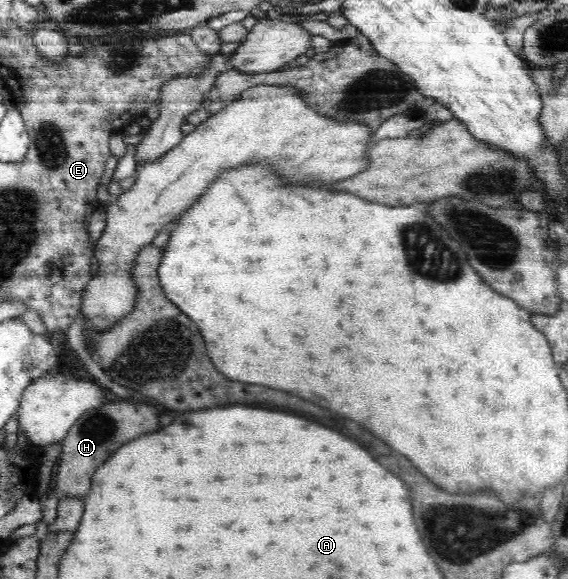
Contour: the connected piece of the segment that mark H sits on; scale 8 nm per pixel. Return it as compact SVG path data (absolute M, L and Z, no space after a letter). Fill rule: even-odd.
M121 401L121 403L109 403L101 405L97 409L85 411L71 426L67 437L61 441L62 452L59 468L55 477L57 483L54 487L54 495L59 499L67 497L84 497L89 493L92 477L101 467L113 451L121 447L121 443L127 443L129 439L137 439L137 435L145 435L145 431L159 431L159 409L153 405L147 405L143 401Z

